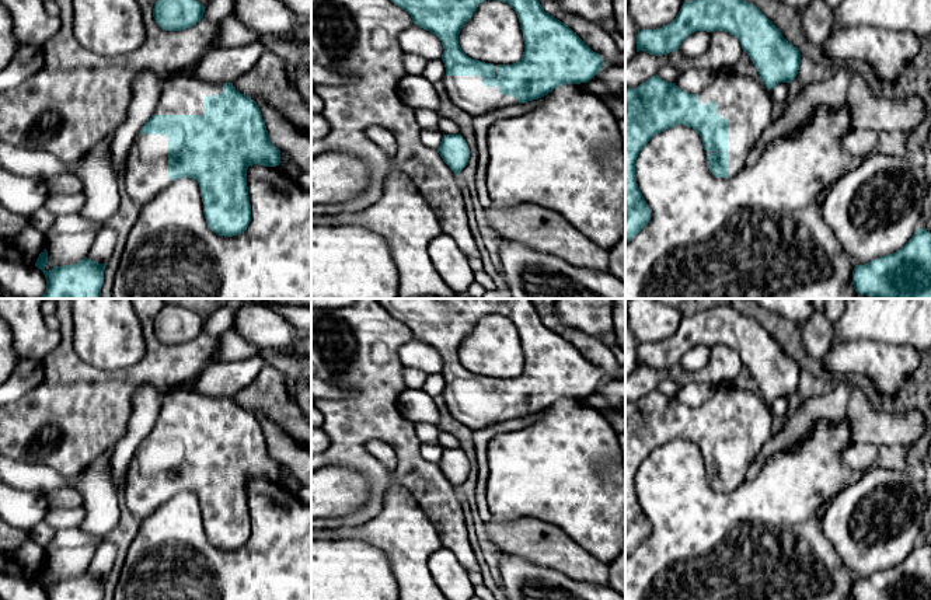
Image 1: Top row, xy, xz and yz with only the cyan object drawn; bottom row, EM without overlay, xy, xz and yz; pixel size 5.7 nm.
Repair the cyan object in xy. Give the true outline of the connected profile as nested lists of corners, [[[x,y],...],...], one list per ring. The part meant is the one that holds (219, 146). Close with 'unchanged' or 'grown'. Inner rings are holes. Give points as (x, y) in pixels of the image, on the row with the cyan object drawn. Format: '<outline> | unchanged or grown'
[[[175,76],[164,80],[154,114],[132,143],[123,181],[142,207],[175,179],[196,179],[208,227],[233,237],[251,221],[245,177],[254,164],[280,164],[257,102],[233,83]]] | grown

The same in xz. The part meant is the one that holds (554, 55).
[[[391,0],[395,6],[405,10],[415,25],[436,35],[443,45],[442,60],[446,76],[442,83],[450,101],[471,116],[485,112],[524,104],[538,100],[562,84],[587,83],[600,71],[604,64],[603,57],[593,52],[568,25],[544,11],[538,0],[499,0],[508,3],[517,14],[520,29],[524,39],[522,59],[513,64],[494,64],[480,62],[467,56],[458,45],[458,34],[464,24],[473,17],[480,3],[487,0]]] | grown

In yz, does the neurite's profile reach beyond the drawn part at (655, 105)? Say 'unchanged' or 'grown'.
grown

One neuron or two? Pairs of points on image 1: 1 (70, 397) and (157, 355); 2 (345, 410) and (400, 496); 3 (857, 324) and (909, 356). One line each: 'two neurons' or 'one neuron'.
1: one neuron
2: two neurons
3: two neurons

